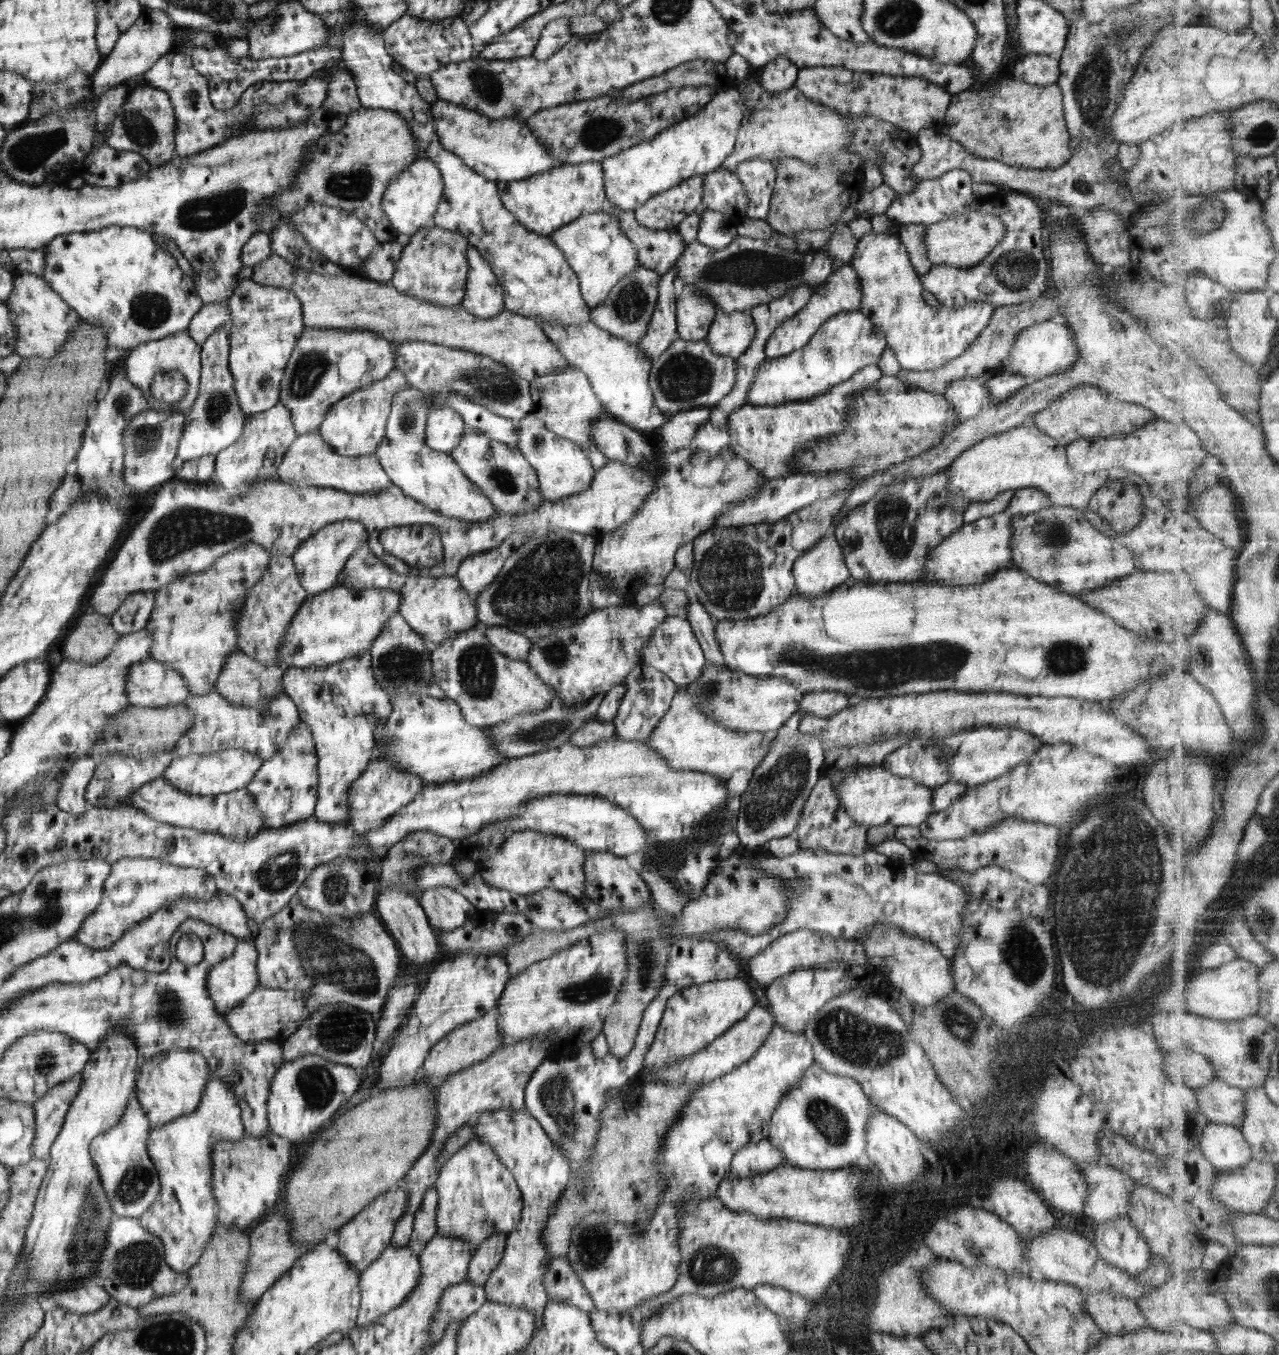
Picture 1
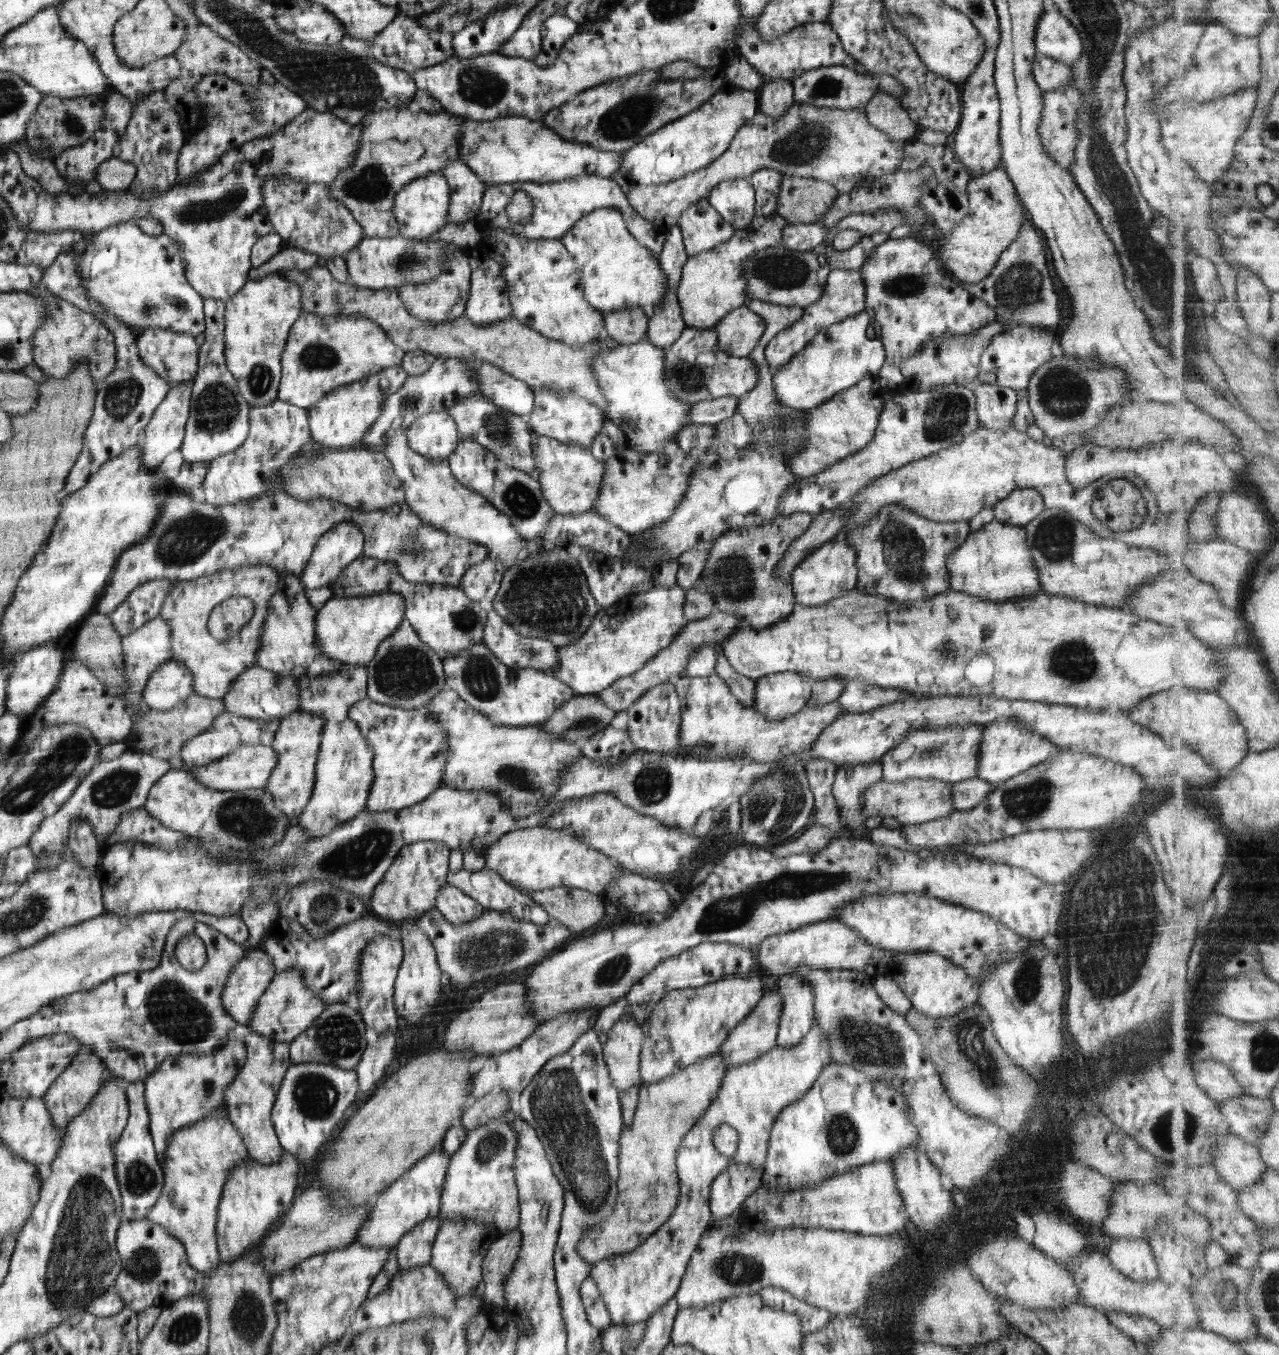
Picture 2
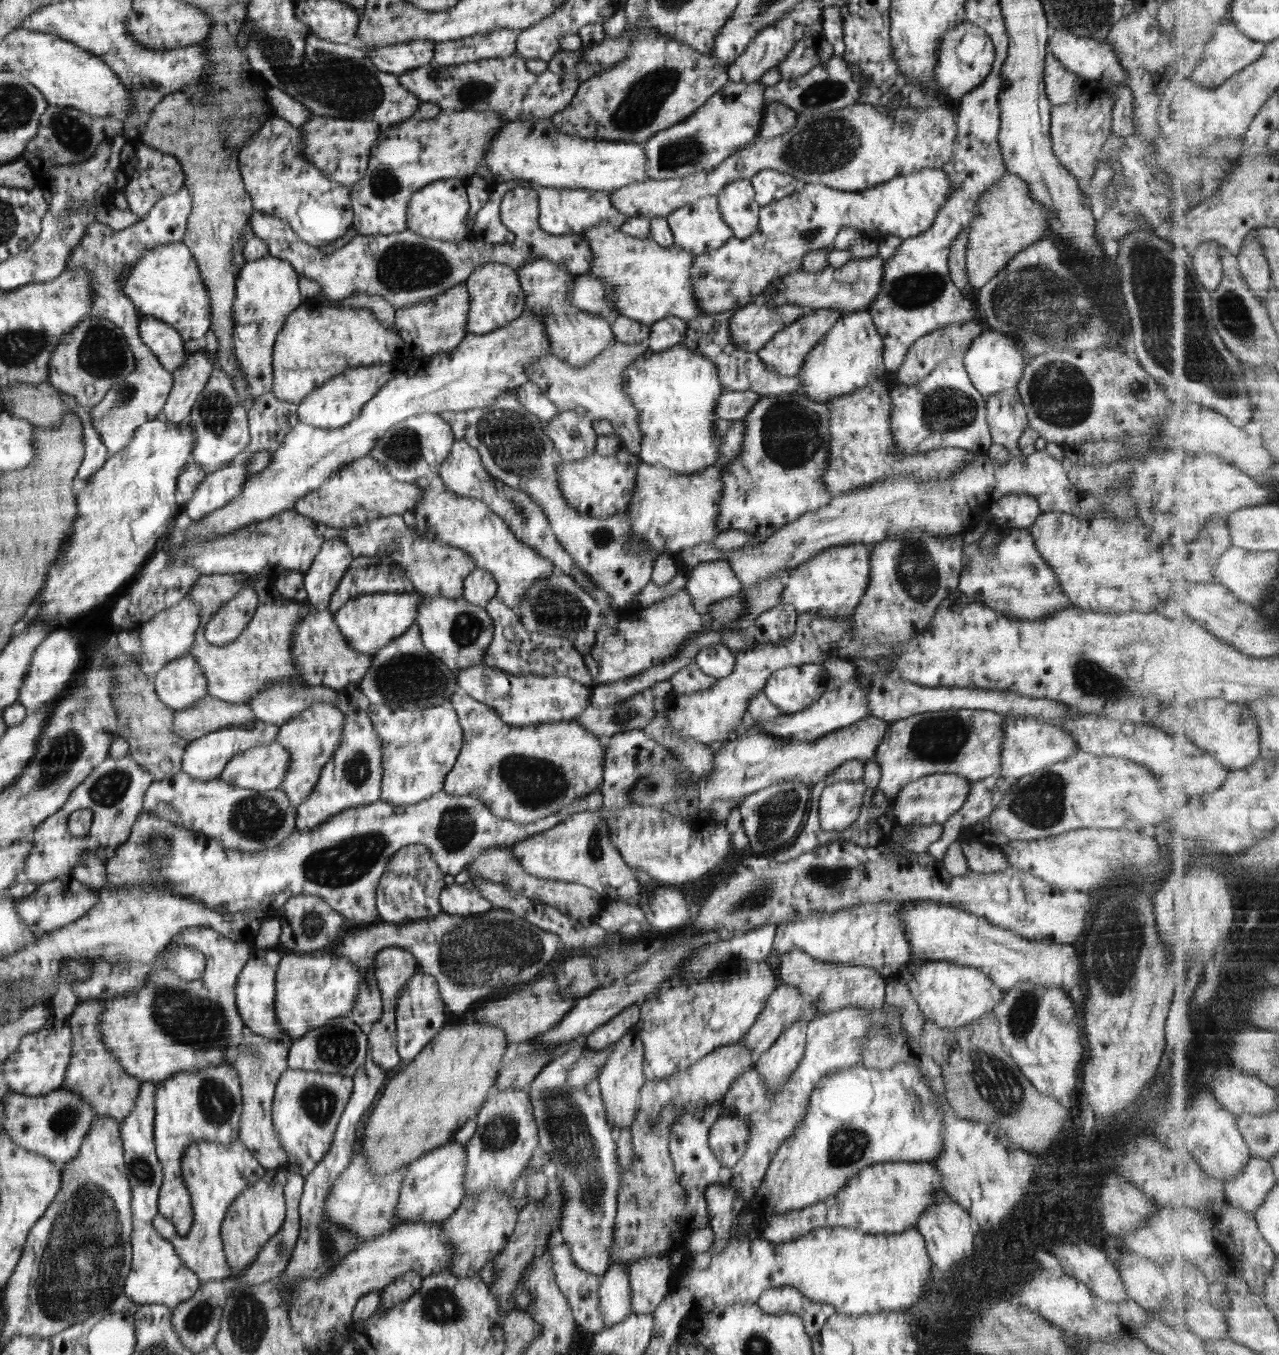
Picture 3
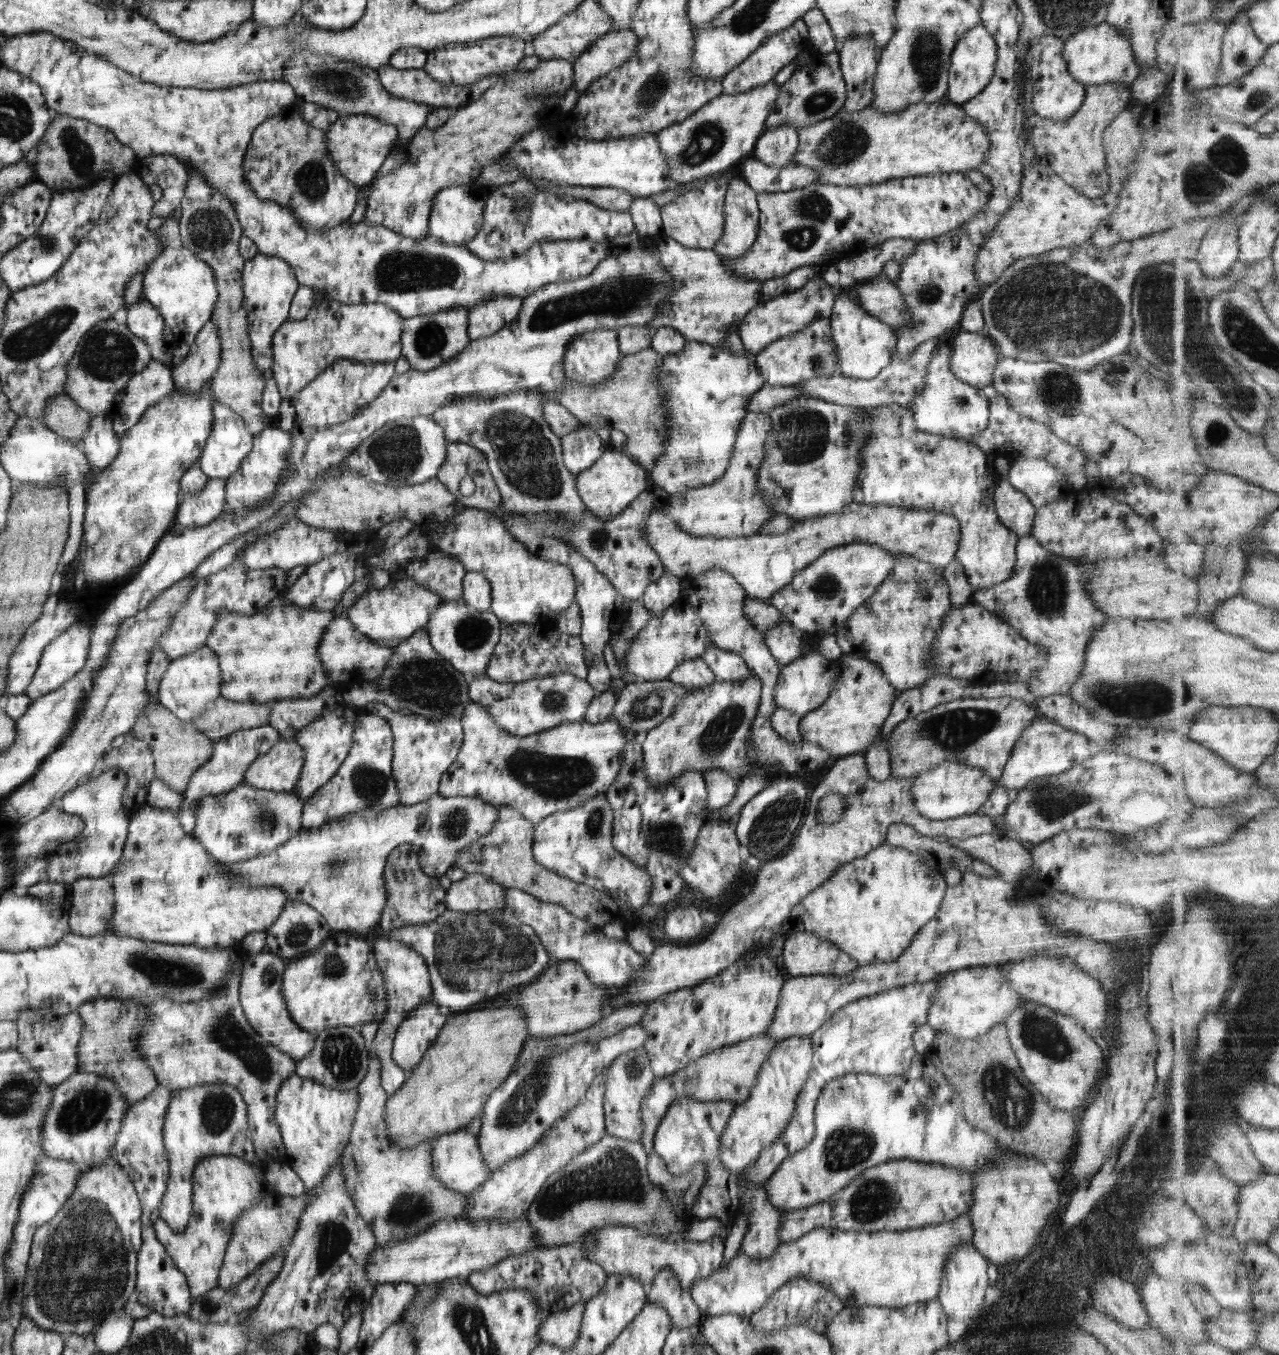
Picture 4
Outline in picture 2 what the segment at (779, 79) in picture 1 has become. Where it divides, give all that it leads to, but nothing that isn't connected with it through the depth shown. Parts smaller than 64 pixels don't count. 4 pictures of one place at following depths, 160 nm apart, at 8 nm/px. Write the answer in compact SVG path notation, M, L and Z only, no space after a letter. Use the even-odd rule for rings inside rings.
M764 78L762 86L757 91L758 110L765 116L777 118L794 103L791 80Z

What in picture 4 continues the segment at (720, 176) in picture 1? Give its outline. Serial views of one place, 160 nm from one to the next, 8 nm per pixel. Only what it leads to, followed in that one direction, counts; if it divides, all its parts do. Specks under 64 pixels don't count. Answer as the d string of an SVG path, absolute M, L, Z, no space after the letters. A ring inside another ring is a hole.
M741 176L725 187L722 235L712 250L722 258L739 258L755 242L759 211L754 190Z

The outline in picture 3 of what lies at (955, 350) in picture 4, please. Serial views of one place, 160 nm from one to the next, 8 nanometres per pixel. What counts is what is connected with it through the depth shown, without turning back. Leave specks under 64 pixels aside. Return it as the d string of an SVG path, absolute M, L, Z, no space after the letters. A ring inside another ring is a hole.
M987 329L984 333L979 333L976 338L969 343L961 360L962 366L966 371L971 385L975 388L975 391L977 391L981 397L987 398L995 392L1000 392L999 390L995 390L995 388L1015 388L1017 384L1019 384L1021 372L1023 372L1023 368L1027 366L1027 360L1029 359L1023 357L1023 355L1025 355L1024 351L1017 342L1014 342L1010 337L1007 337L1002 333L993 330L988 331Z

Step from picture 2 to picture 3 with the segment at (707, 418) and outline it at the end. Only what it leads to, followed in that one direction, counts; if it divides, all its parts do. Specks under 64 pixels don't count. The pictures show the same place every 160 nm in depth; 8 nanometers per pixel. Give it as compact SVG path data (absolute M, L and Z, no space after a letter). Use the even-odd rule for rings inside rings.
M725 391L716 402L713 416L718 419L742 420L759 399L759 394L747 391Z

